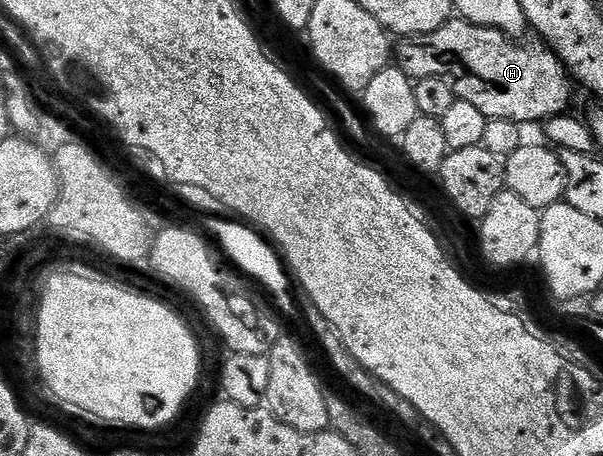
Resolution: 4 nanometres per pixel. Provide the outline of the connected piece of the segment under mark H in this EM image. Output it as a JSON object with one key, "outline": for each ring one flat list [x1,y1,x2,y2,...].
{"outline":[[457,17,435,29,435,33,398,38,395,43,395,51,397,47,395,63,414,81,427,77,446,79,458,99,471,101,471,105,476,105,479,113,483,113,488,119,506,119,528,125,537,122,540,124,550,119,552,115,566,114,570,110,569,102,573,99,574,84,571,82,569,72,562,65,561,58,540,41,521,42,525,41,518,41,516,38,504,35,502,31,467,23]]}

